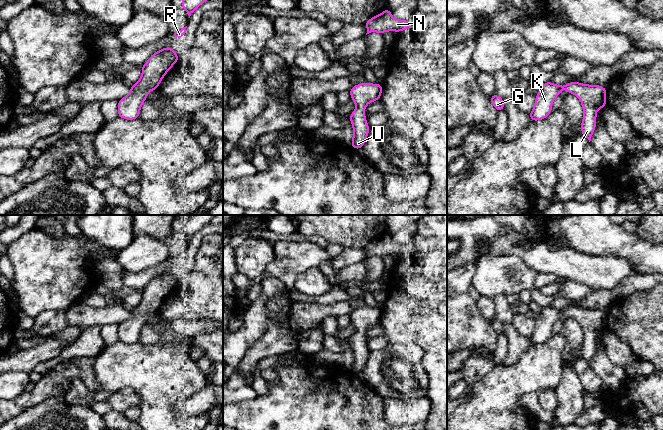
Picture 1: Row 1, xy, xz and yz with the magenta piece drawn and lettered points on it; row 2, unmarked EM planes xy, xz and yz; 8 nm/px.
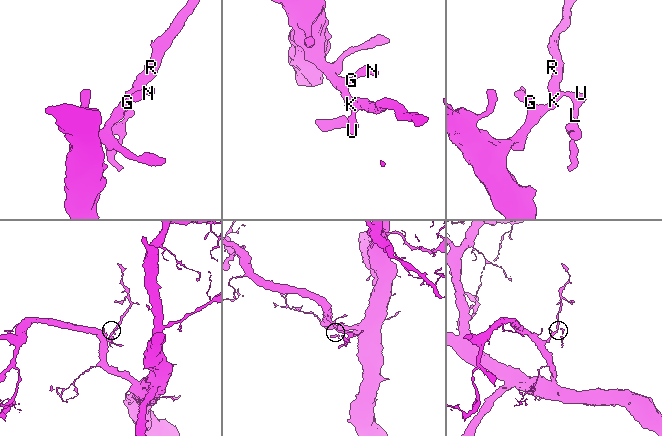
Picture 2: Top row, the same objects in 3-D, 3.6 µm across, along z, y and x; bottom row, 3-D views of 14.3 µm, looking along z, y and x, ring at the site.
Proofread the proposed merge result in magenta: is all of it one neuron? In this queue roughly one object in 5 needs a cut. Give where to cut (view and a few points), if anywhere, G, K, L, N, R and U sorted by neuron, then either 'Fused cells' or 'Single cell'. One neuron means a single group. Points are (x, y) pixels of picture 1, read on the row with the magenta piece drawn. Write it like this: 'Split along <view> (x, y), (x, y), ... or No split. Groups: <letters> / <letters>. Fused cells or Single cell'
No split. Groups: G K L N R U. Single cell

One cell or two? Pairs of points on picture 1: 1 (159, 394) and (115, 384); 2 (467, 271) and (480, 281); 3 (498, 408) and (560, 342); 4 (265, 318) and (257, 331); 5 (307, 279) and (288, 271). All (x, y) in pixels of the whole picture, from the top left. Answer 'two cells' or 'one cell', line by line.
1: one cell
2: two cells
3: one cell
4: one cell
5: two cells

